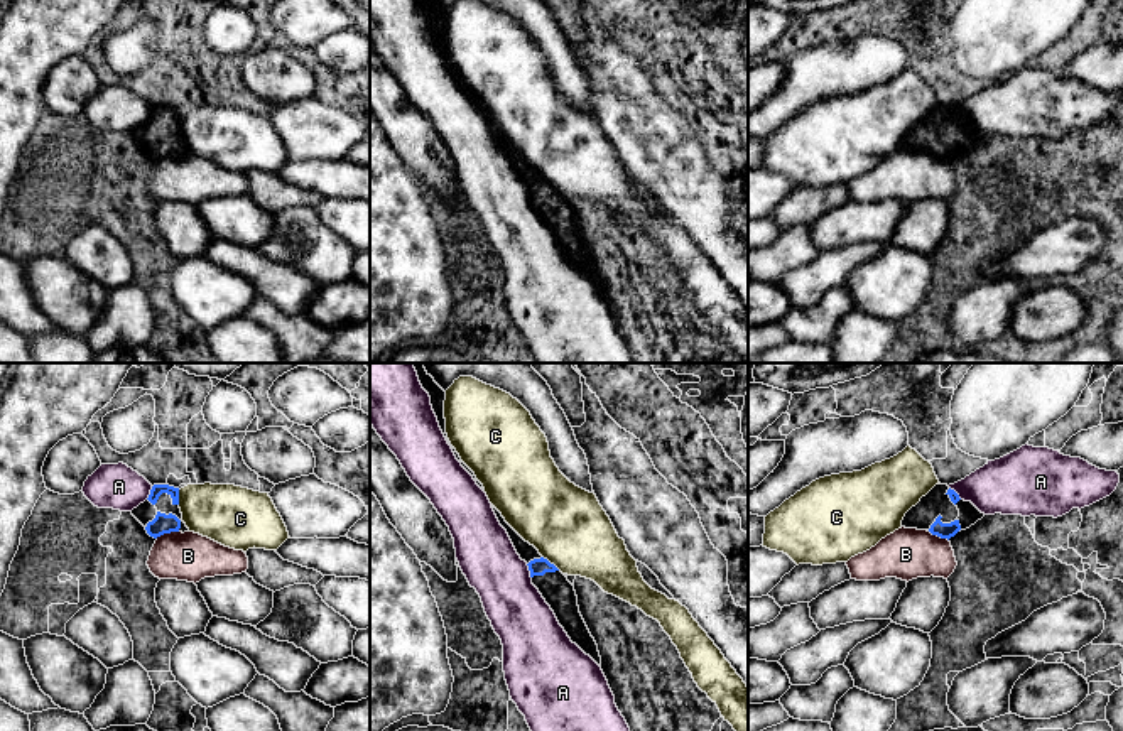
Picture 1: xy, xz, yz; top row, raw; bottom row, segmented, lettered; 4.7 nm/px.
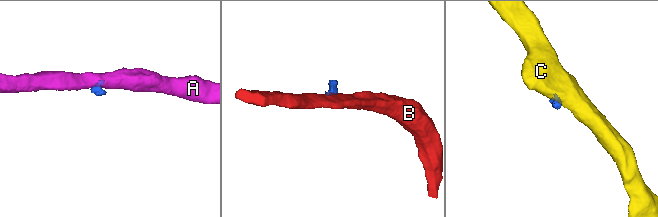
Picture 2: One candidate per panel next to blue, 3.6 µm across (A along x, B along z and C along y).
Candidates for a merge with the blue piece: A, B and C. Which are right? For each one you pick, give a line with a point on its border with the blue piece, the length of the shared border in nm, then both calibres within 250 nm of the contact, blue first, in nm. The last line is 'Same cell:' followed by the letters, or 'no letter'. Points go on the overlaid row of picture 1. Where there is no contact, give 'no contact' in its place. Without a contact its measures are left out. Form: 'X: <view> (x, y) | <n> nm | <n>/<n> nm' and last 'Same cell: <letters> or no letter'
Same cell: no letter

